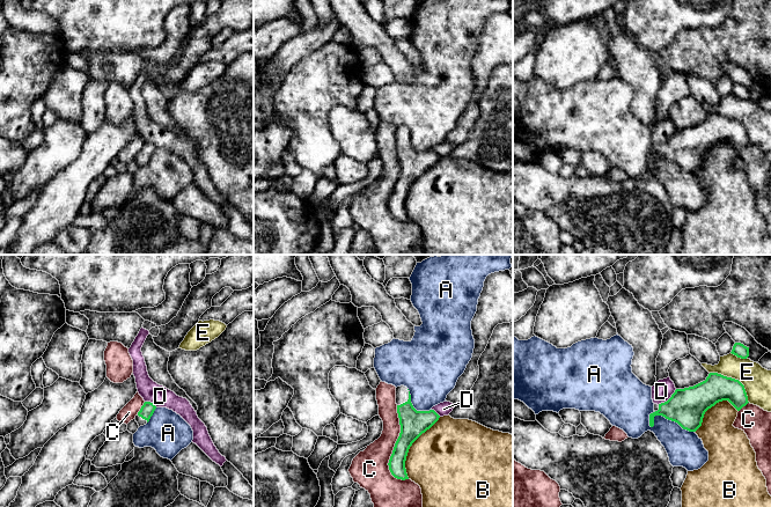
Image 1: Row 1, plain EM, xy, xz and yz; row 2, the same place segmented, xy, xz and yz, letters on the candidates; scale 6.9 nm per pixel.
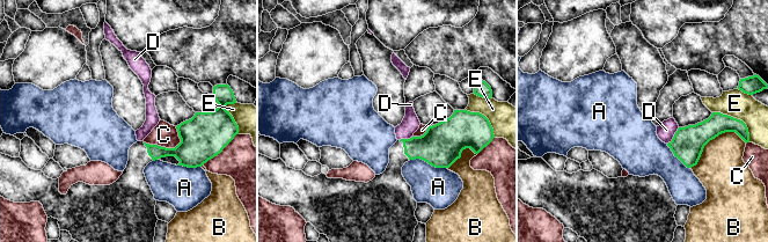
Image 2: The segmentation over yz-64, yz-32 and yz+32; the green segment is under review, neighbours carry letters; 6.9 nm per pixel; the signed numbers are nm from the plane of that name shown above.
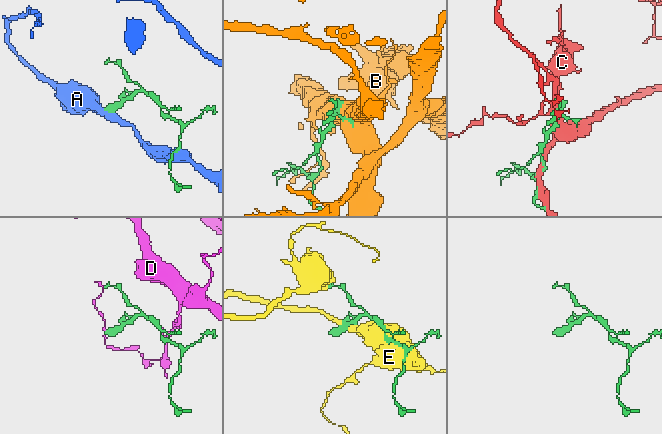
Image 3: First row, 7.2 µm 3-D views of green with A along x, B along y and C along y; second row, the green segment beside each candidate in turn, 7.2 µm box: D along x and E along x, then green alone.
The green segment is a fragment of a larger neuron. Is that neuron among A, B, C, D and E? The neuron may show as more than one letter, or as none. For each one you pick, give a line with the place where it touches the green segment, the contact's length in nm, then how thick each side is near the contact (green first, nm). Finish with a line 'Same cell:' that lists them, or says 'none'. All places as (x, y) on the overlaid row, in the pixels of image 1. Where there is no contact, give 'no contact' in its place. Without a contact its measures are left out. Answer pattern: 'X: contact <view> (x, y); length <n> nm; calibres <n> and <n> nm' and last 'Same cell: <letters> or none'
Same cell: none

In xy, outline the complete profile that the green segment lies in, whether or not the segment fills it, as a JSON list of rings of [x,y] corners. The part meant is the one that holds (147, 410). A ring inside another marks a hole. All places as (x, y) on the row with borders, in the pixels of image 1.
[[[145,402],[141,406],[140,411],[135,416],[135,421],[138,422],[139,427],[146,425],[150,417],[153,416],[156,406],[150,402]]]

